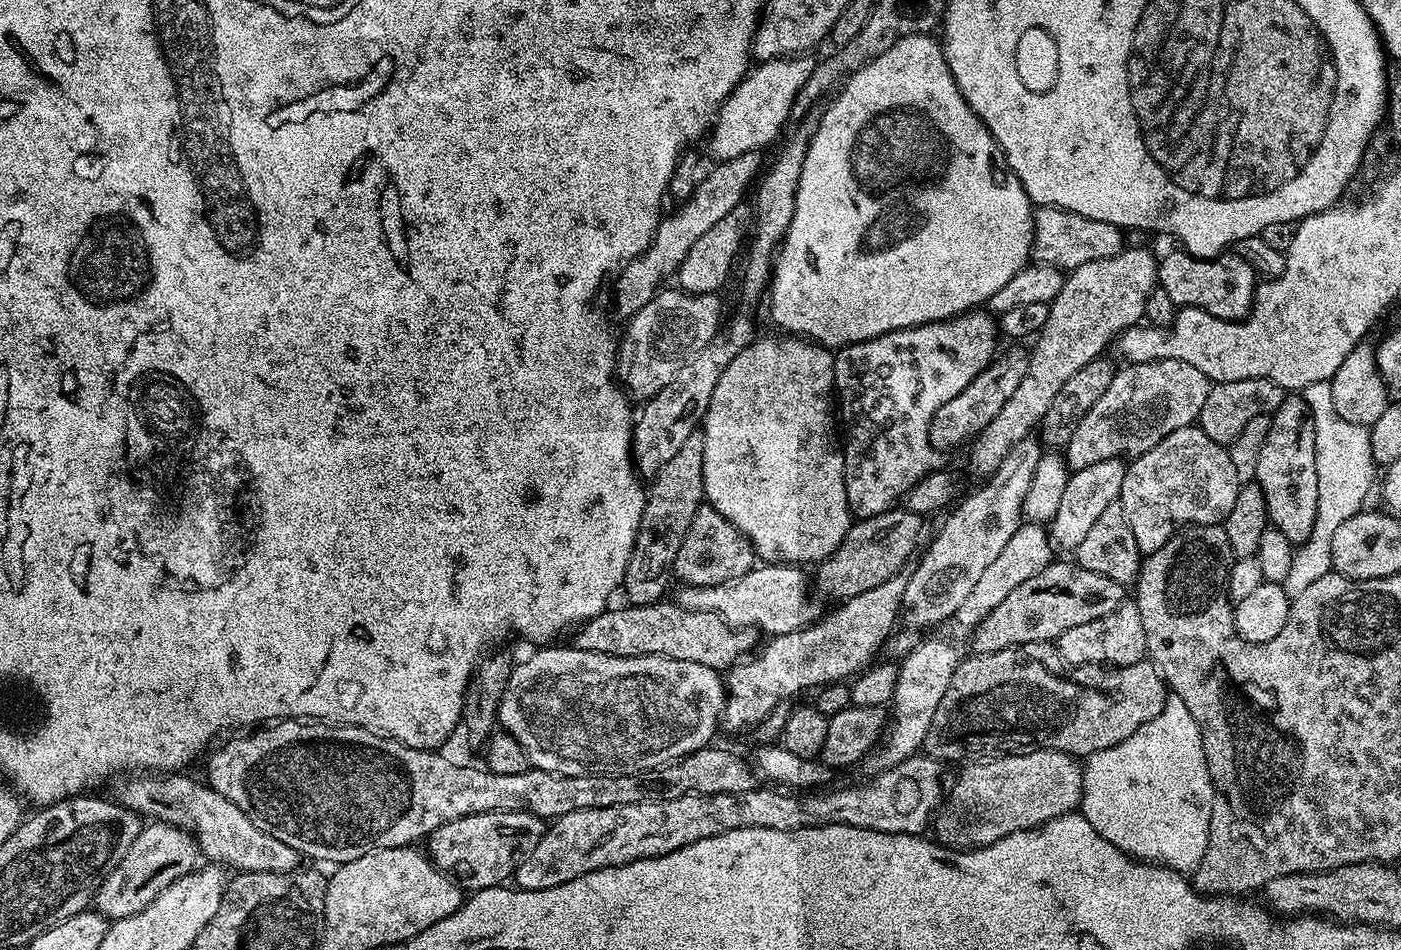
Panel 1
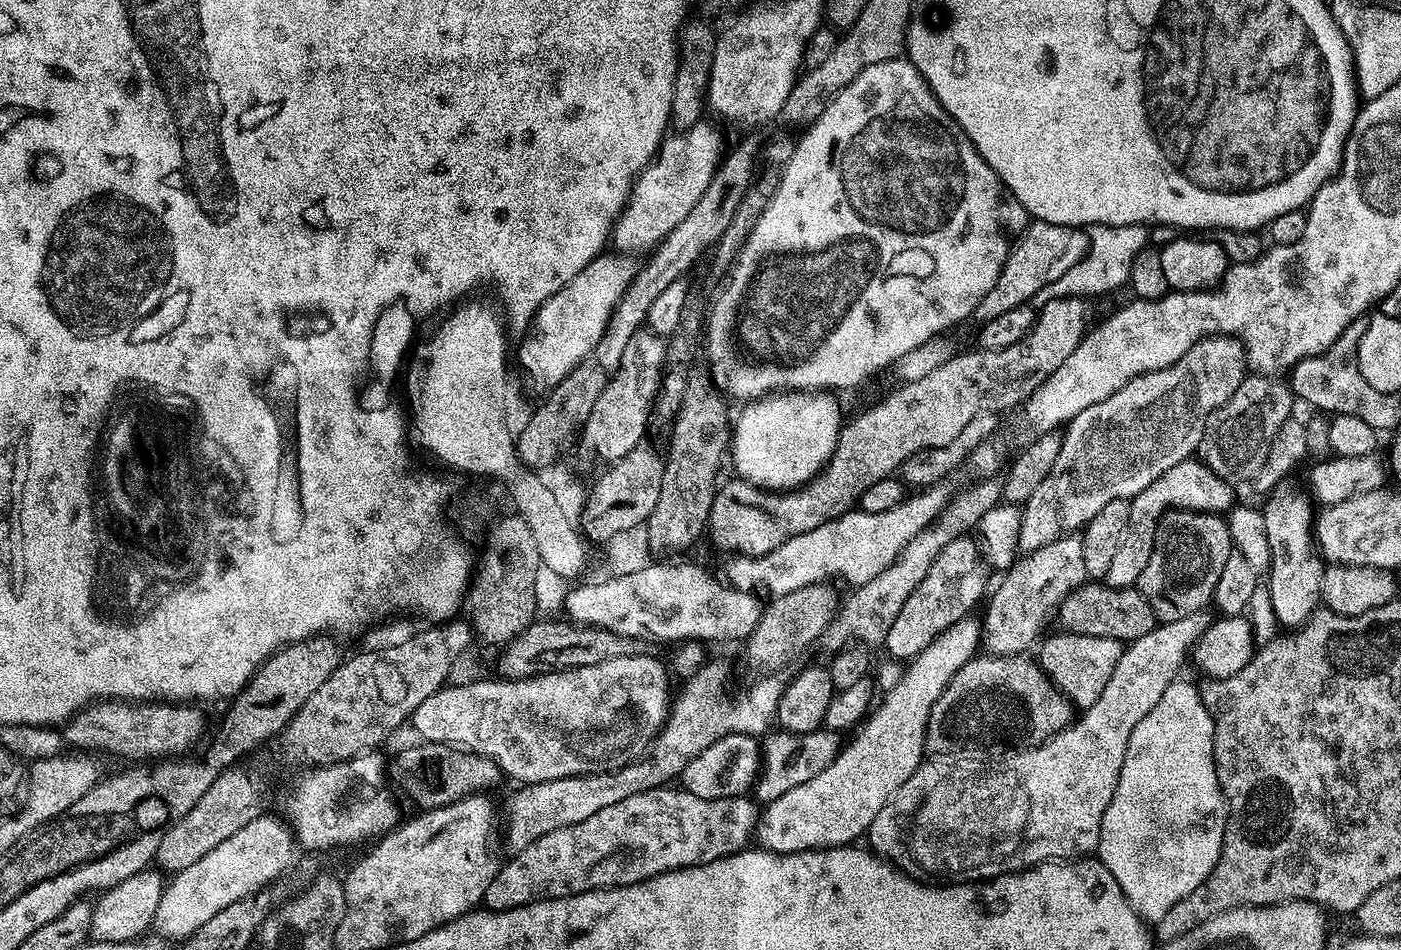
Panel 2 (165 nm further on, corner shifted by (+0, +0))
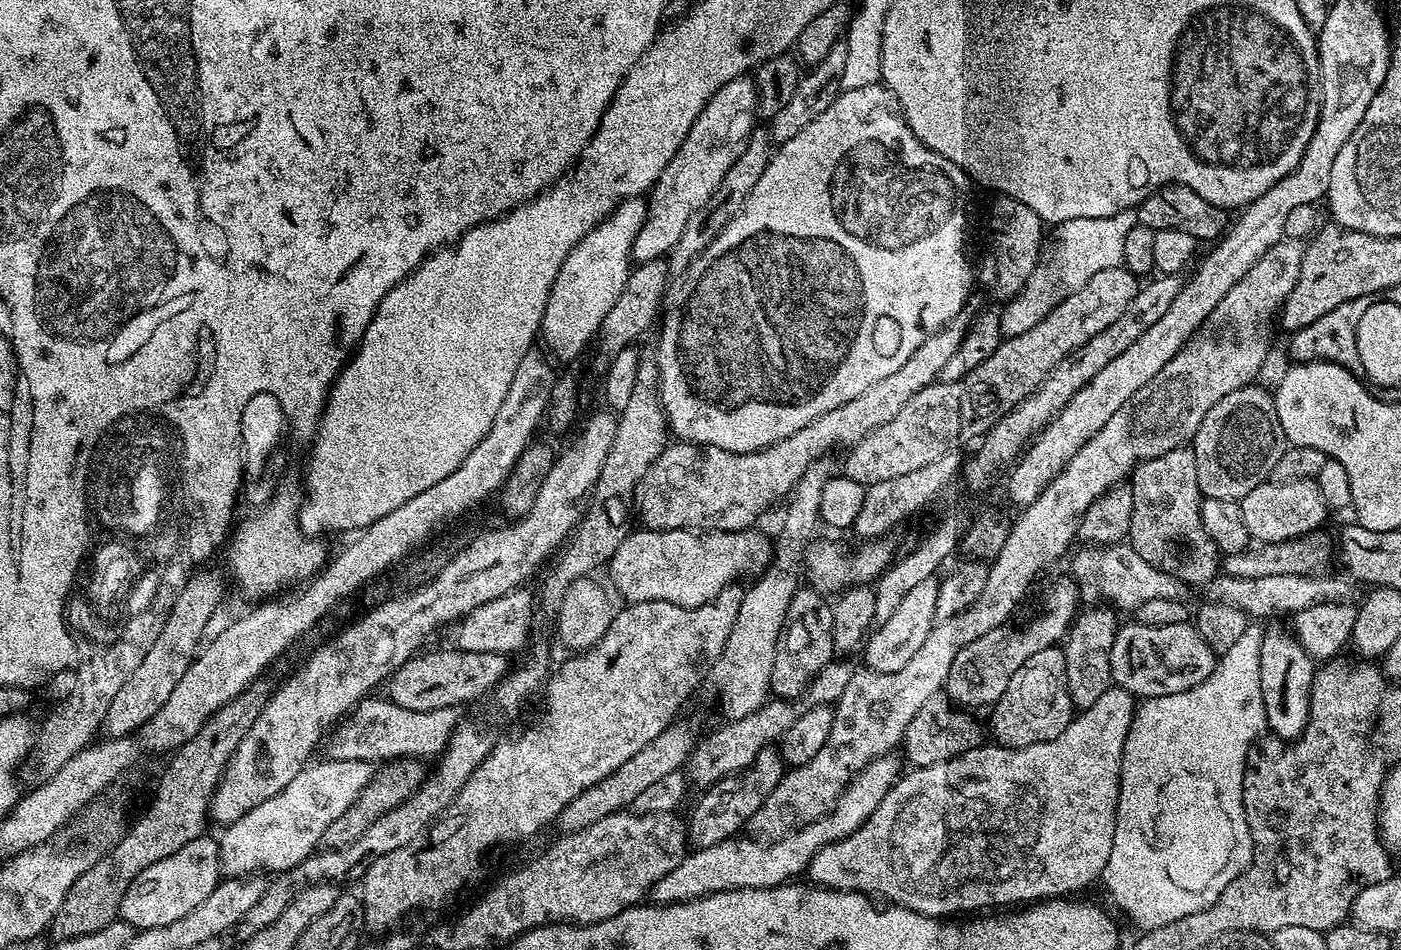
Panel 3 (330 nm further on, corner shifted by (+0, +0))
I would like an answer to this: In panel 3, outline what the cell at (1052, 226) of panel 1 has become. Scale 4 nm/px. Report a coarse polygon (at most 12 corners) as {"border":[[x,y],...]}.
{"border":[[981,311],[759,452],[669,443],[634,500],[657,532],[743,532],[810,462],[937,383]]}

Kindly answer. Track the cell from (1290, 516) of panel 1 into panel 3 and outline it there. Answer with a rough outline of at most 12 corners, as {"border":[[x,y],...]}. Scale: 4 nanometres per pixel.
{"border":[[1265,627],[1266,728],[1303,734],[1317,665],[1289,629]]}

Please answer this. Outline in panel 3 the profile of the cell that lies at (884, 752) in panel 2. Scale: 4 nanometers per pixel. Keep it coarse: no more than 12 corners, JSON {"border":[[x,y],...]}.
{"border":[[887,754],[822,818],[780,840],[689,851],[653,886],[657,904],[776,888],[858,830],[902,775]]}

